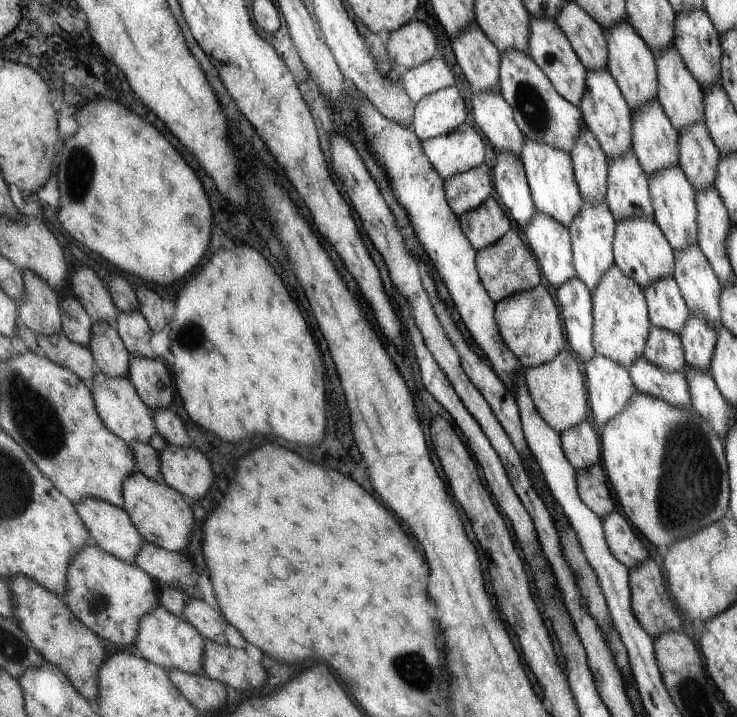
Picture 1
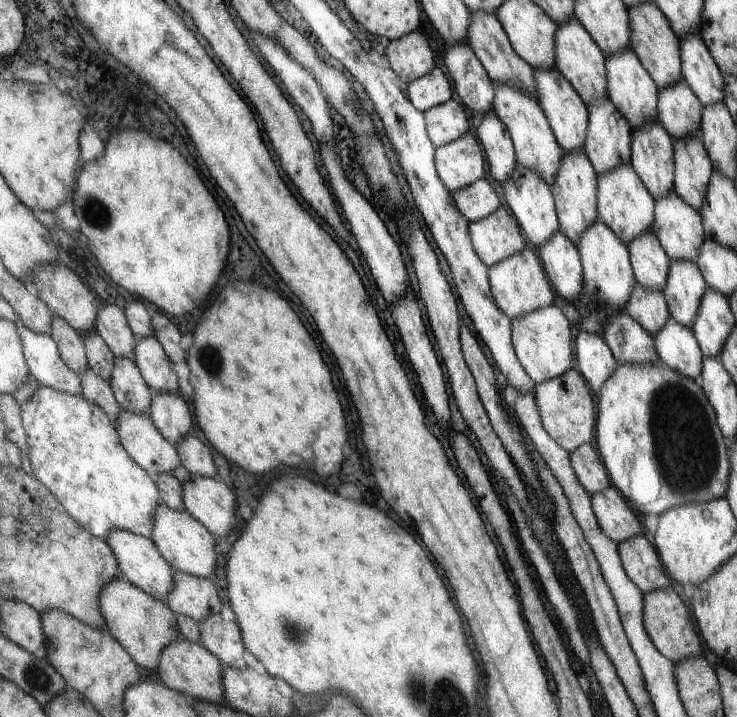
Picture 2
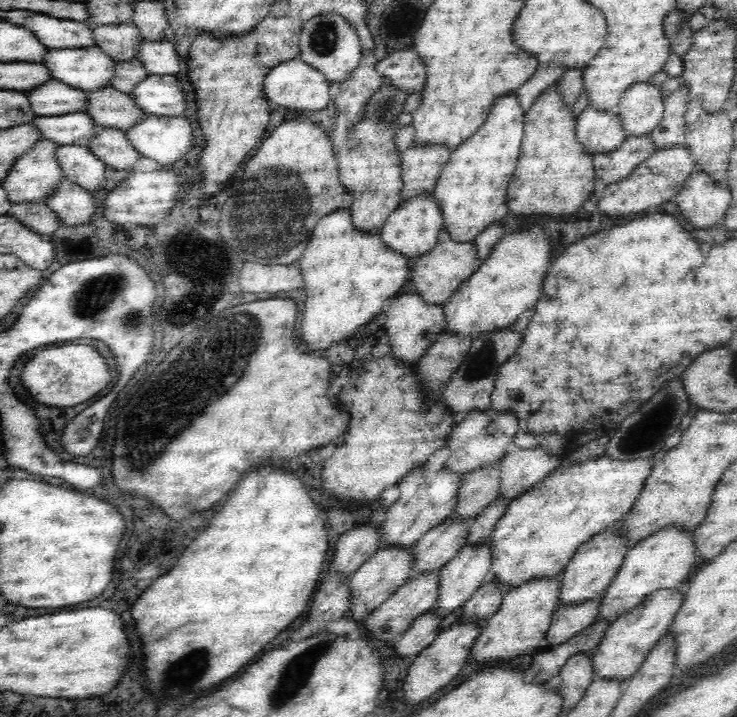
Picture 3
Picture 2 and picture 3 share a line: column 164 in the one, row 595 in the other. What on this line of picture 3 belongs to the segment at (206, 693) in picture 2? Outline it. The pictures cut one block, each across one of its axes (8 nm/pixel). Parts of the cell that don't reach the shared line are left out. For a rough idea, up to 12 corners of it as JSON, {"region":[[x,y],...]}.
{"region":[[655,590],[609,624],[595,680],[628,683],[667,635],[684,594]]}

